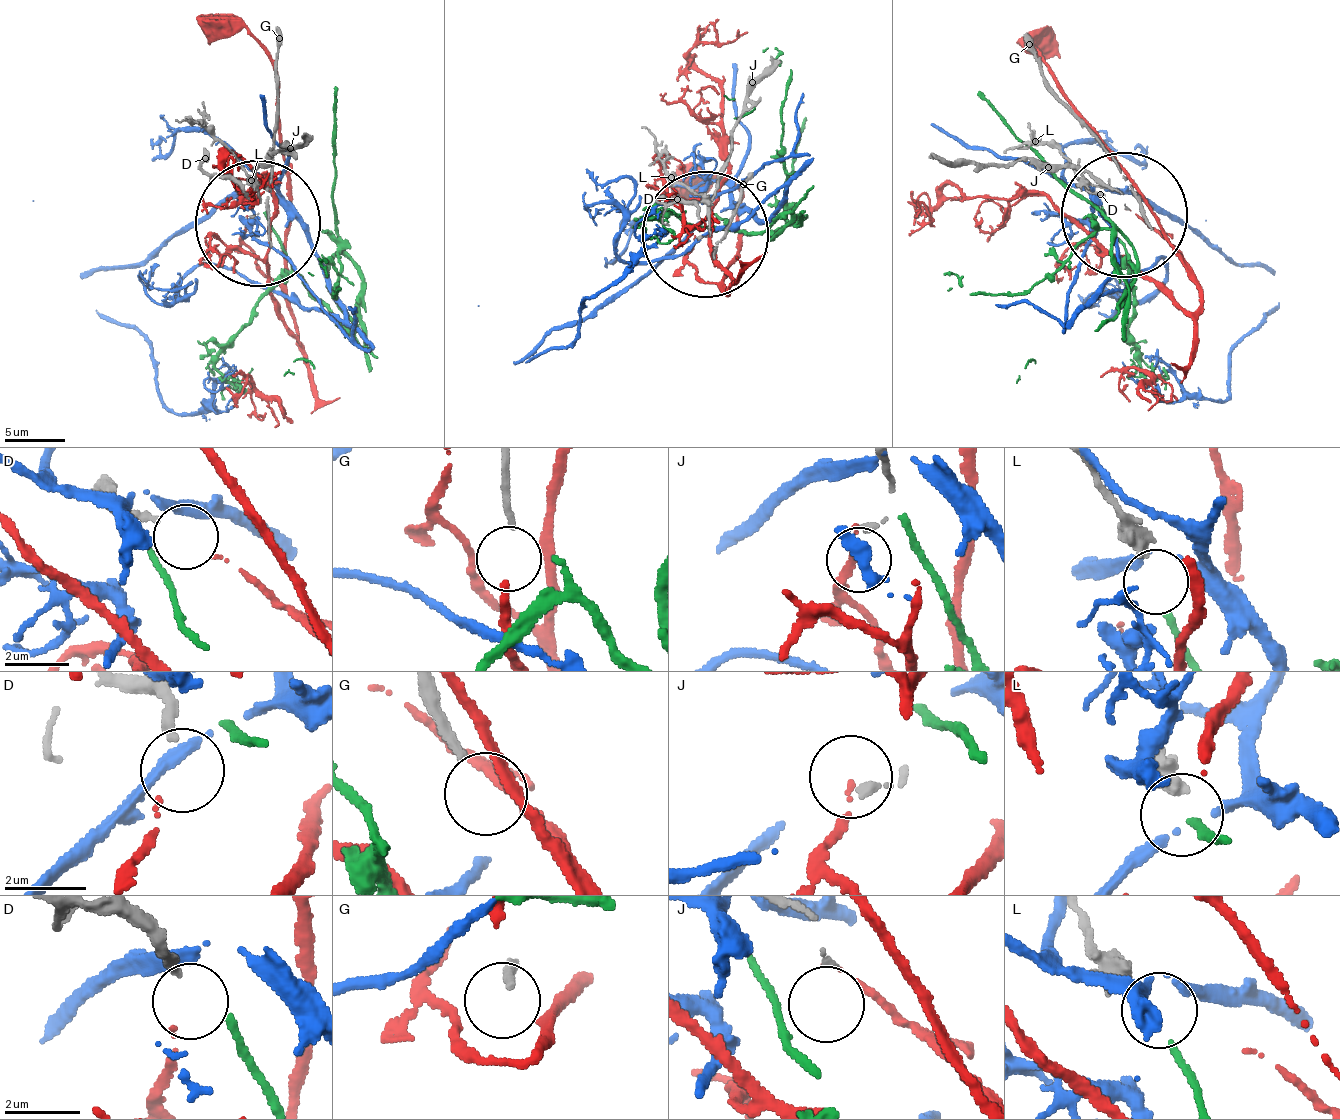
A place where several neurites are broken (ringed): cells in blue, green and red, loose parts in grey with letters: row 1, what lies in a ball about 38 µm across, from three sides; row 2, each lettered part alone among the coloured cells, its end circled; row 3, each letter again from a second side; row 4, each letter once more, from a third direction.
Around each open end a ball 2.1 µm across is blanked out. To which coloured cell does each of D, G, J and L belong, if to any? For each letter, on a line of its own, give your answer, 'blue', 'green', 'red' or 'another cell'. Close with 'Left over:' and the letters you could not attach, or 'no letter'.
D: red
G: another cell
J: another cell
L: green
Left over: G, J

